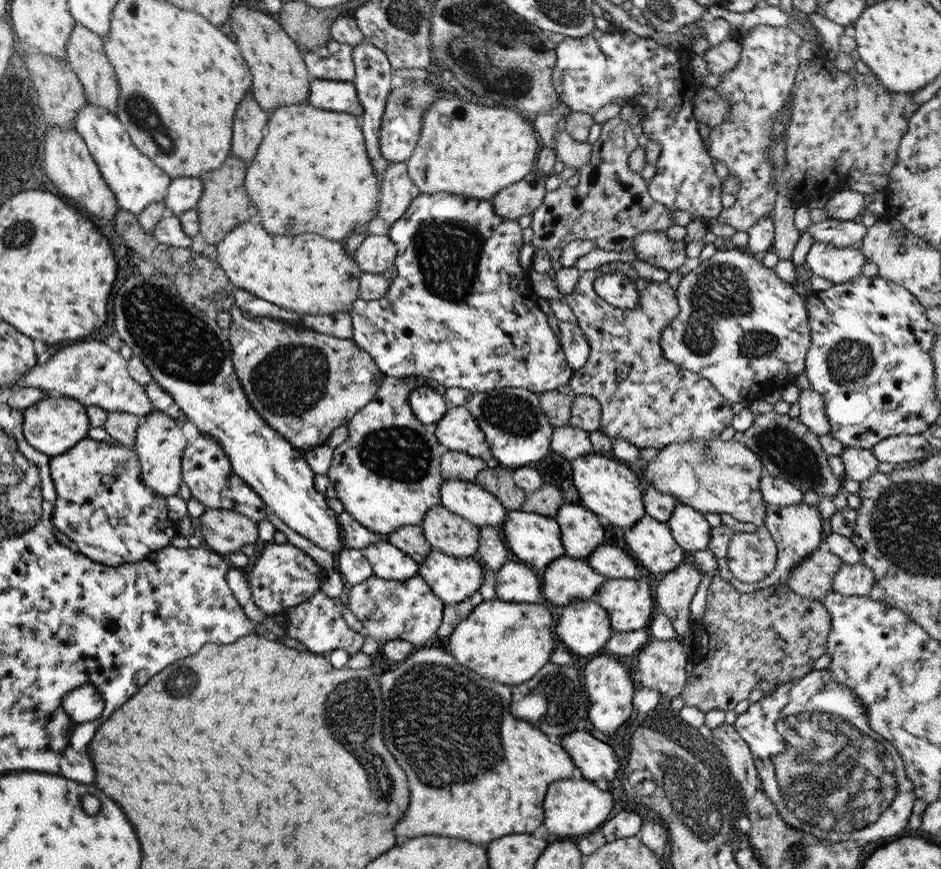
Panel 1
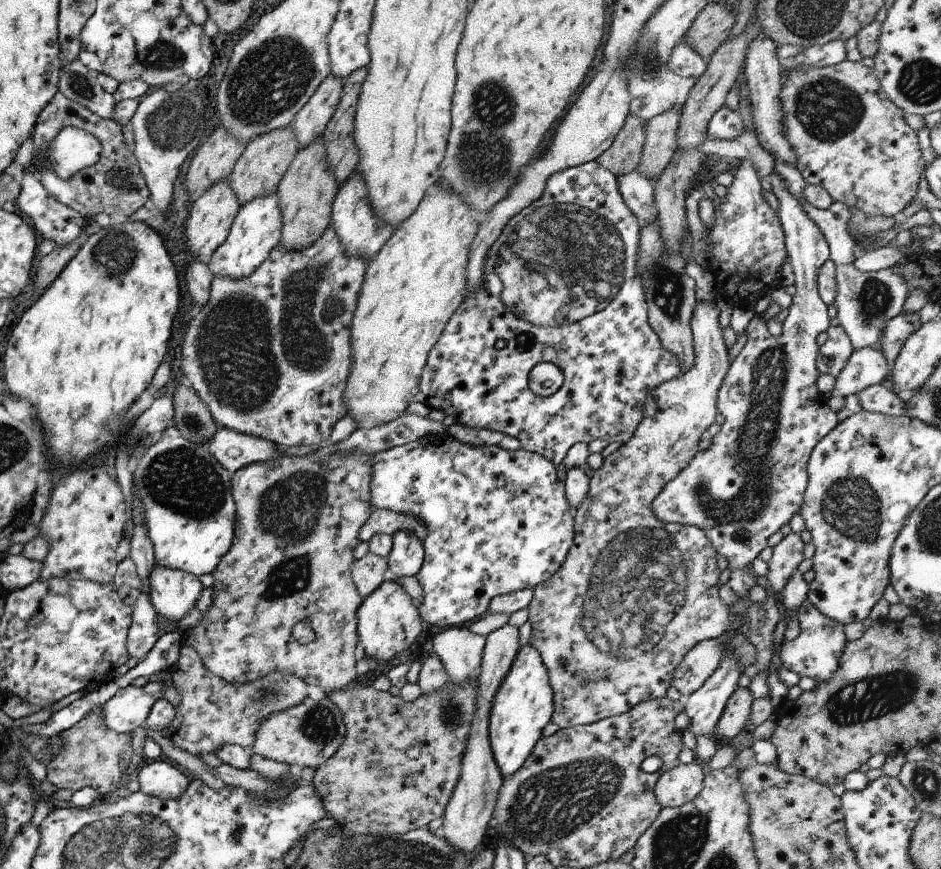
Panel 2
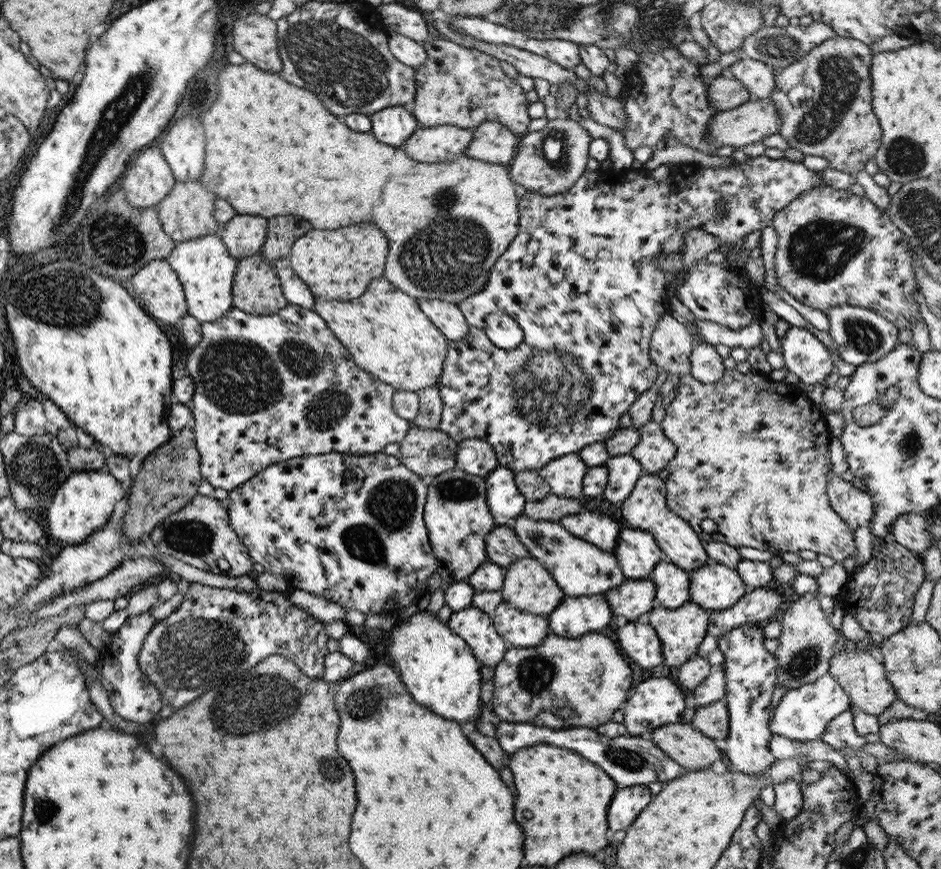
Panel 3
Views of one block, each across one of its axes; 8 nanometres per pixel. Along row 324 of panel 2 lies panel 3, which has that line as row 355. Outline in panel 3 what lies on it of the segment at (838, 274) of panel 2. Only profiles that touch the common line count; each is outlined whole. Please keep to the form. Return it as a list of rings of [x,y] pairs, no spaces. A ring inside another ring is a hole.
[[[833,306],[828,310],[826,317],[829,336],[837,345],[836,349],[841,360],[854,367],[878,361],[895,346],[897,328],[875,311],[859,308],[859,306]]]

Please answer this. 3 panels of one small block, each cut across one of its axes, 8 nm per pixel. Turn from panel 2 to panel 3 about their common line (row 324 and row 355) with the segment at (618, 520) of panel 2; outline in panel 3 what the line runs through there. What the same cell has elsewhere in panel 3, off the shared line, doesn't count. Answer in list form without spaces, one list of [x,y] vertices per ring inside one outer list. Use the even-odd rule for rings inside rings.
[[[697,343],[688,356],[689,374],[699,382],[709,384],[715,382],[724,373],[722,359],[712,345]]]

